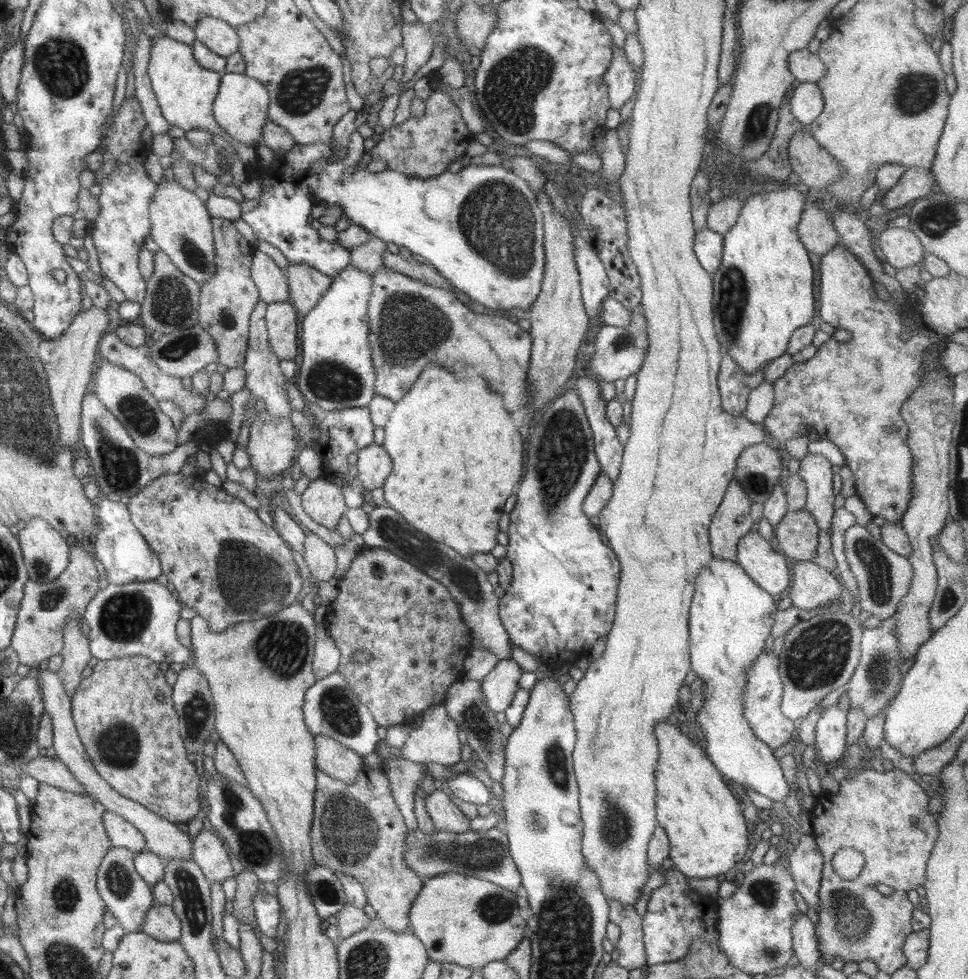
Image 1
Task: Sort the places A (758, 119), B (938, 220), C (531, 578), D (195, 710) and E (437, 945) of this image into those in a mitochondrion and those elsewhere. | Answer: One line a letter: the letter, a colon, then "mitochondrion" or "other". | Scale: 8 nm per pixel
A: mitochondrion
B: mitochondrion
C: other
D: mitochondrion
E: other

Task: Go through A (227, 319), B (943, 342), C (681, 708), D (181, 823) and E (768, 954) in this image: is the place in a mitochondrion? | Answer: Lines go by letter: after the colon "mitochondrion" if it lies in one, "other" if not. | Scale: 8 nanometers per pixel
A: mitochondrion
B: other
C: other
D: other
E: mitochondrion

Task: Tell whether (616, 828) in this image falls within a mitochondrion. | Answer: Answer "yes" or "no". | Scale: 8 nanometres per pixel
yes

